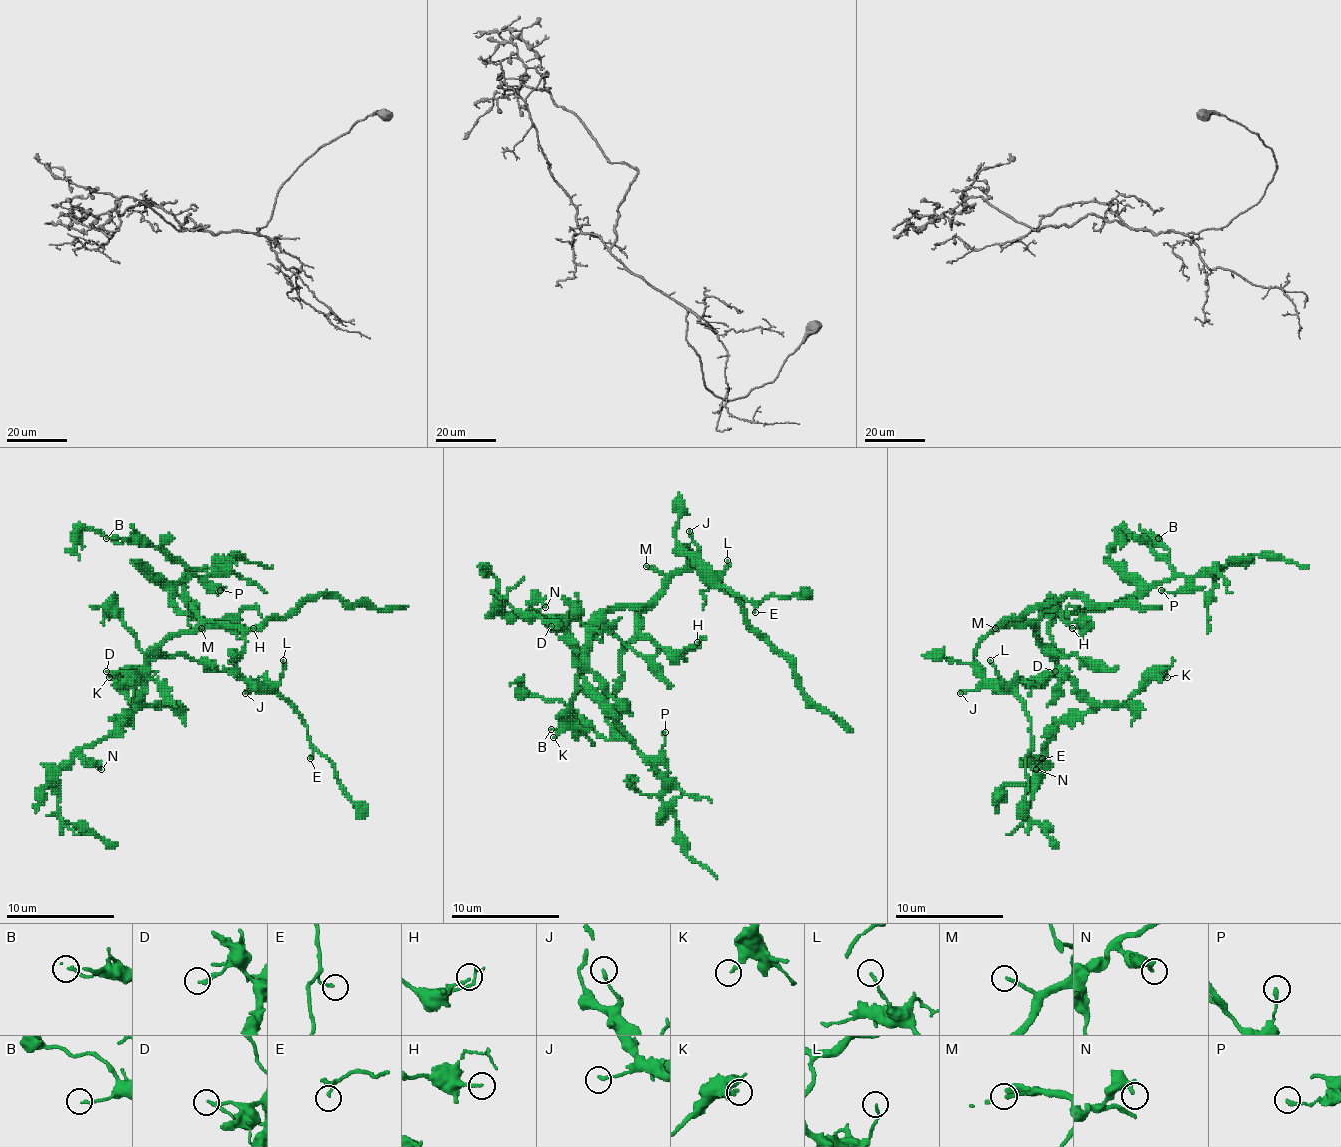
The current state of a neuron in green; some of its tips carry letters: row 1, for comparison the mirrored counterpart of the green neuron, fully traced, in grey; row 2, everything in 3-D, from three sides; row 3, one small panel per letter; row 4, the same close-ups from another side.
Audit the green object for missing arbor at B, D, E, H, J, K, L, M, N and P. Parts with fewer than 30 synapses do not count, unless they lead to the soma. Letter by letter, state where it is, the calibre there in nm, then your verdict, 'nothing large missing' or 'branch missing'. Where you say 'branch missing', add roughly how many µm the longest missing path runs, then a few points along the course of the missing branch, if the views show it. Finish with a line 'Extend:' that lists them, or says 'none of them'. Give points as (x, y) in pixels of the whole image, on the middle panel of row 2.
B: place (551, 729); calibre 150 nm; nothing large missing
D: place (551, 626); calibre 240 nm; nothing large missing
E: place (755, 612); calibre 130 nm; nothing large missing
H: place (697, 642); calibre 150 nm; nothing large missing
J: place (689, 531); calibre 150 nm; nothing large missing
K: place (553, 737); calibre 200 nm; nothing large missing
L: place (727, 560); calibre 130 nm; nothing large missing
M: place (646, 566); calibre 180 nm; branch missing; missing 10 µm; course (646, 566), (624, 552), (608, 550), (600, 539), (562, 533), (553, 525)
N: place (545, 607); calibre 320 nm; nothing large missing
P: place (665, 732); calibre 200 nm; nothing large missing
Extend: M

